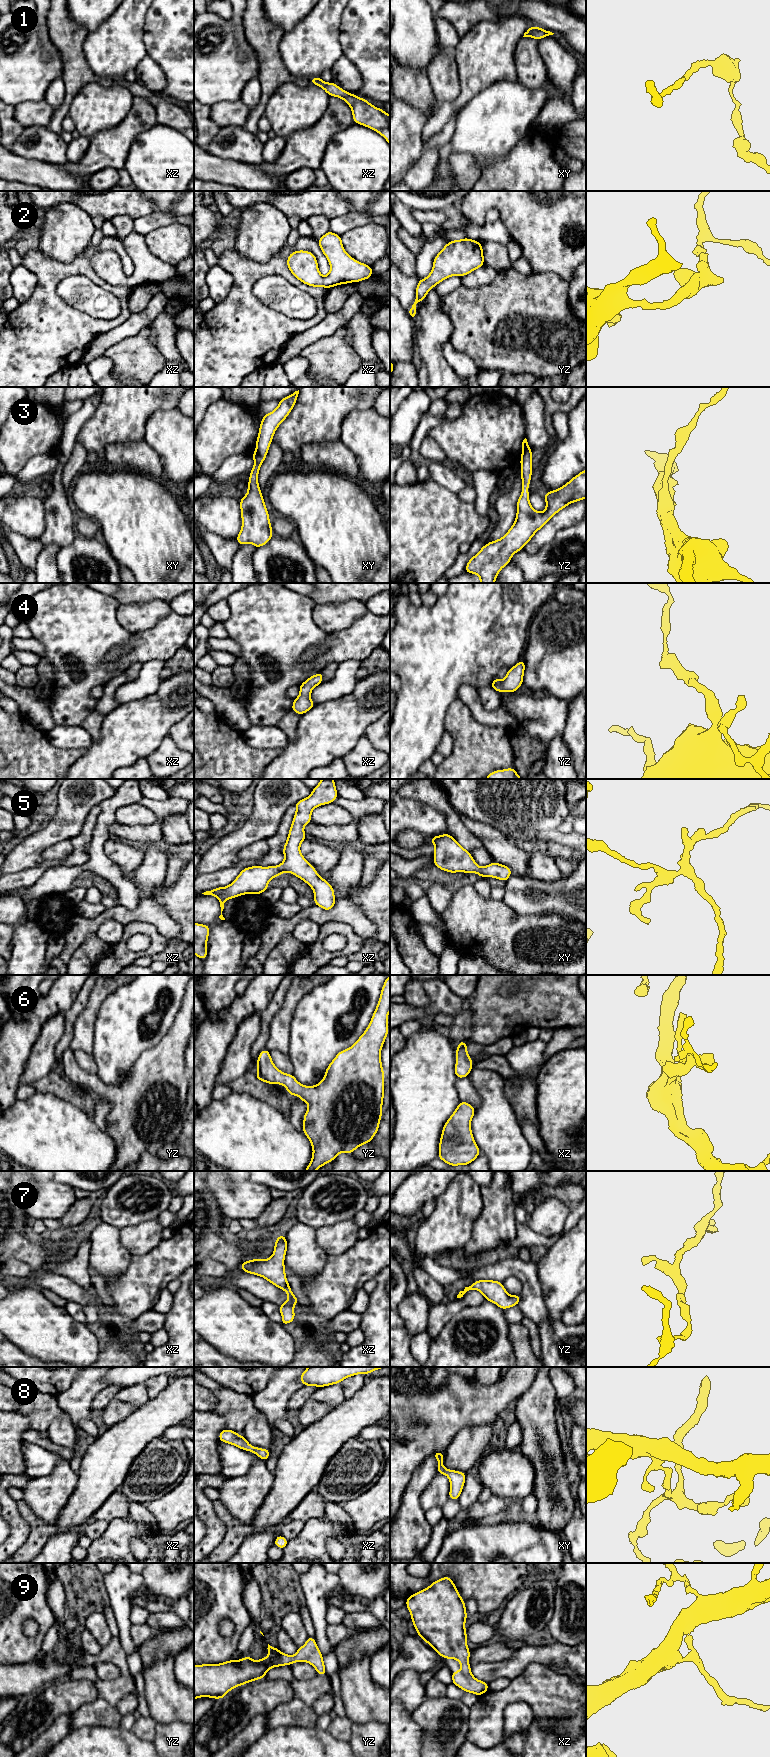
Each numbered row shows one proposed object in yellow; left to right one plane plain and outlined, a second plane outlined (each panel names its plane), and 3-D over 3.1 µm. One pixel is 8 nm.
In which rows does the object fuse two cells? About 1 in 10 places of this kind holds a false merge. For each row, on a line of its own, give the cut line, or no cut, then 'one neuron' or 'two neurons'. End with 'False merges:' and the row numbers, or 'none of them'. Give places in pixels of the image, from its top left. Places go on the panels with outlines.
1: cut none; one neuron
2: cut none; one neuron
3: cut none; one neuron
4: cut none; one neuron
5: cut none; one neuron
6: cut none; one neuron
7: cut none; one neuron
8: cut none; one neuron
9: cut none; one neuron
False merges: none of them

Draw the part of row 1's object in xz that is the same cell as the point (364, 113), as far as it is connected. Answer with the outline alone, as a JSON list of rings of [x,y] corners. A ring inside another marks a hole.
[[[313,77],[309,81],[324,89],[330,97],[335,96],[345,100],[352,109],[353,122],[376,131],[390,145],[390,115],[383,109],[373,106],[366,99],[350,94],[334,82],[324,82],[321,77]]]

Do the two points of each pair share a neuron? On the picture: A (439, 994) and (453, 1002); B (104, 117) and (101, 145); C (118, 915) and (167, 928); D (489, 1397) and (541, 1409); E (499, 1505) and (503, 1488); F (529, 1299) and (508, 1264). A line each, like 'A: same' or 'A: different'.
A: same
B: different
C: same
D: different
E: different
F: same

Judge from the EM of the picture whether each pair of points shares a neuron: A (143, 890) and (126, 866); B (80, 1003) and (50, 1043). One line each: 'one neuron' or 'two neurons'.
A: two neurons
B: two neurons

